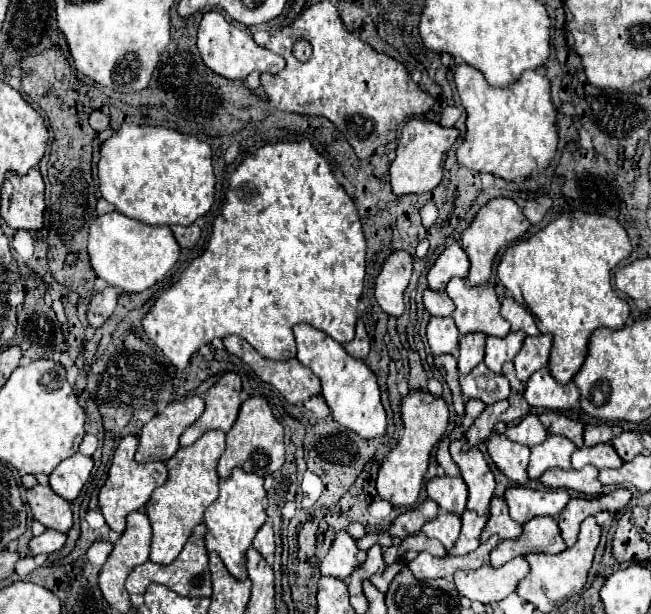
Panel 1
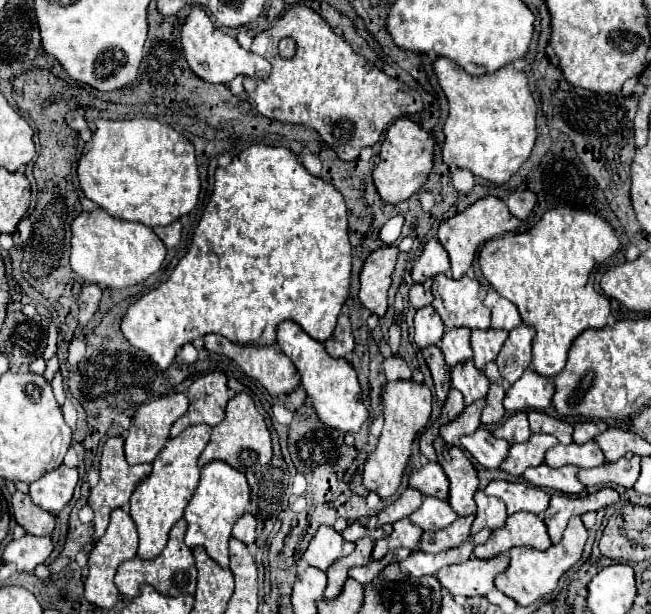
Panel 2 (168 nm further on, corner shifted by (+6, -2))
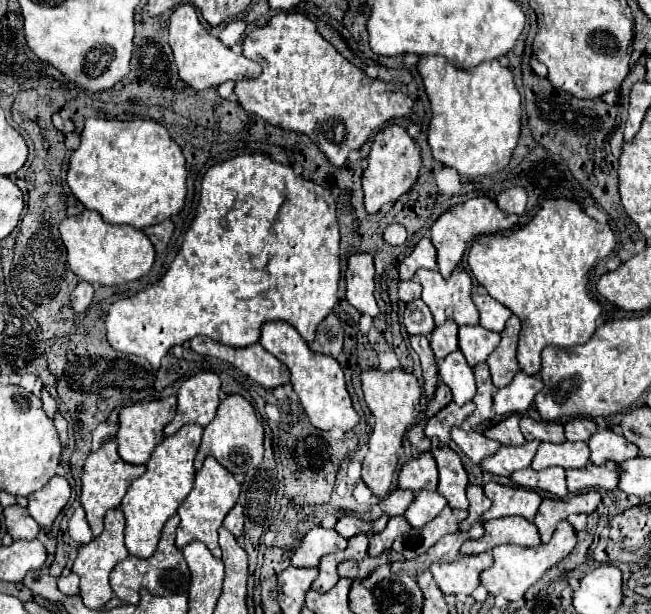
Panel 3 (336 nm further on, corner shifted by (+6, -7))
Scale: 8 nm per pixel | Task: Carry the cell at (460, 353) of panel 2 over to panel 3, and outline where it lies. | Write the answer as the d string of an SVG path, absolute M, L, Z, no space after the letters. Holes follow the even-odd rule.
M446 320L442 326L436 326L430 334L430 348L436 360L444 360L450 352L458 350L458 326L454 320Z

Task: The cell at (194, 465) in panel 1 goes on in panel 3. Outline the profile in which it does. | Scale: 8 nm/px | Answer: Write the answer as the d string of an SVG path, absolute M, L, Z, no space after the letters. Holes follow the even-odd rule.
M184 424L174 436L164 438L158 444L158 448L154 448L150 460L146 462L146 472L130 484L126 496L122 498L120 508L126 516L126 530L124 530L126 548L132 556L146 558L154 554L162 524L176 514L178 504L186 498L186 492L190 492L190 484L194 484L192 464L200 438L202 428L198 424Z

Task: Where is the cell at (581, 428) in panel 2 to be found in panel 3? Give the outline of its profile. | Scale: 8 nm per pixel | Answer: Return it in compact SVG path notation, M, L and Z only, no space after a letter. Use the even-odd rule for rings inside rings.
M574 418L564 424L564 430L566 430L566 440L588 442L588 438L596 432L596 424L586 418Z

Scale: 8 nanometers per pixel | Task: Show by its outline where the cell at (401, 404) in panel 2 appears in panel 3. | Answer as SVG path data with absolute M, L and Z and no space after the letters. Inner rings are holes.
M368 366L366 370L360 372L360 380L362 380L362 392L364 392L366 406L370 408L372 416L374 416L368 452L366 452L366 458L364 458L364 464L362 464L362 480L376 496L386 496L390 492L394 470L396 470L396 464L398 464L396 452L402 446L402 436L418 420L422 388L418 384L416 376L408 374L404 370L384 372L380 368Z

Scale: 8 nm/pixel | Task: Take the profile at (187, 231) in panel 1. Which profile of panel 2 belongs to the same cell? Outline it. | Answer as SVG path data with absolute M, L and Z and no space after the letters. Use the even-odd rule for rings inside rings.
M174 221L172 225L166 225L166 227L156 227L154 233L164 241L166 247L178 247L180 241L182 241L182 225L180 221Z

